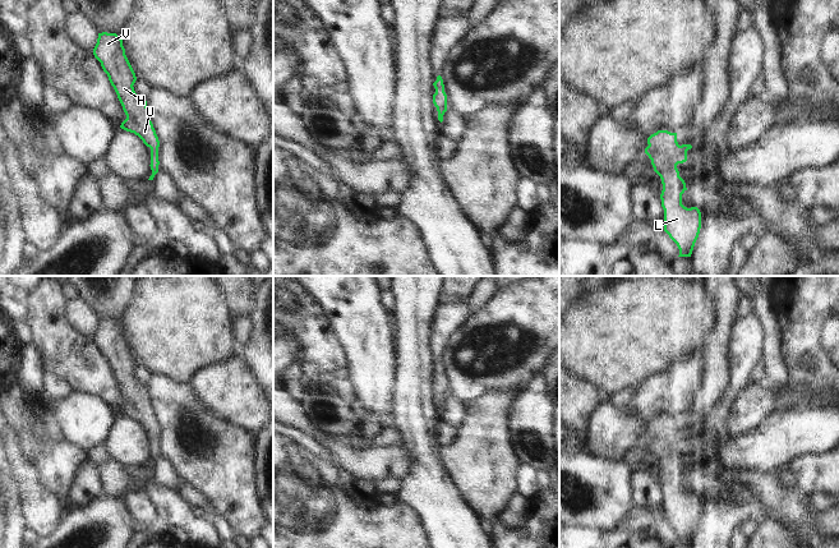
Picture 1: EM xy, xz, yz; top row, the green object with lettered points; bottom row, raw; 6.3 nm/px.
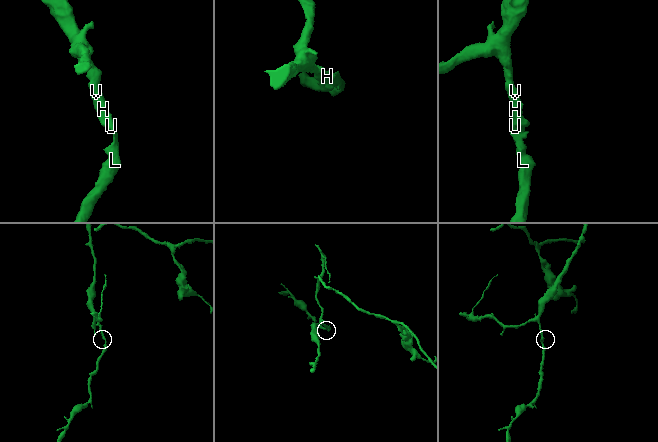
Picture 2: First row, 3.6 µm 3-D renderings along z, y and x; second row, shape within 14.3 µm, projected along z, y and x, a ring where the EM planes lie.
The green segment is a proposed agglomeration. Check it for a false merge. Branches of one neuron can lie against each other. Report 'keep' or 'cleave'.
keep

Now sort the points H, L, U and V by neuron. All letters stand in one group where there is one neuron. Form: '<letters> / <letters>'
H L U V

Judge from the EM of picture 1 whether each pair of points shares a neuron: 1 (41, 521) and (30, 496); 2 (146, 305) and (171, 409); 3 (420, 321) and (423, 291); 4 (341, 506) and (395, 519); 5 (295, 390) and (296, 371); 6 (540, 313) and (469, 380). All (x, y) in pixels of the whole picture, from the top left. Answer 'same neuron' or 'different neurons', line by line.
1: same neuron
2: different neurons
3: same neuron
4: same neuron
5: same neuron
6: same neuron

